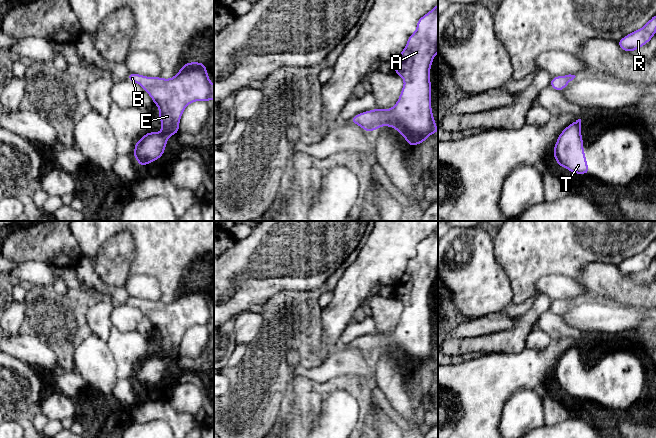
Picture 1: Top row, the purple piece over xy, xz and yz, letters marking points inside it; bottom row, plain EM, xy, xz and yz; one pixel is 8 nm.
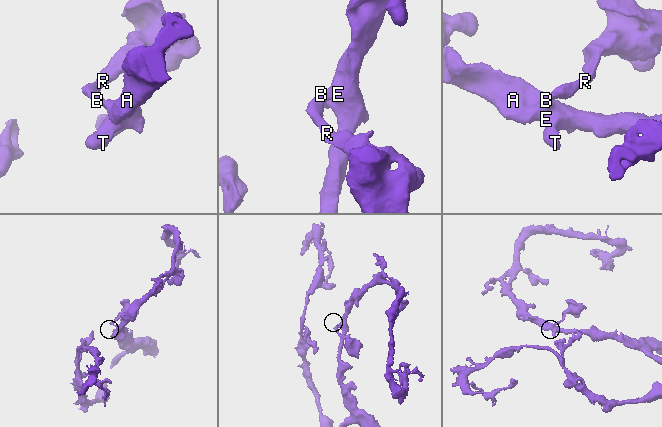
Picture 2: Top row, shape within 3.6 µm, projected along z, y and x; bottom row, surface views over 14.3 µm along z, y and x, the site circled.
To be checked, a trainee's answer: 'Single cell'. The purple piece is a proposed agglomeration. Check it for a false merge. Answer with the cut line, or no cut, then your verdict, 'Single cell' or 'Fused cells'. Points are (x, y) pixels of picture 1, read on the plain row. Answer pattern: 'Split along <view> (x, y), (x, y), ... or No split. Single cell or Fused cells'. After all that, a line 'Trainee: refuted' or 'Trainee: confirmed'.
No split. Single cell
Trainee: confirmed

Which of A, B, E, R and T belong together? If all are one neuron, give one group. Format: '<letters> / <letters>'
A B E R T

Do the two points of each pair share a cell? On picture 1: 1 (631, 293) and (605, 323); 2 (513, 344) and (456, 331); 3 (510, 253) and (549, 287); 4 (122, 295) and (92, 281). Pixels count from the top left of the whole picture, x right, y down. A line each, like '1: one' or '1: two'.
1: two
2: two
3: two
4: one

